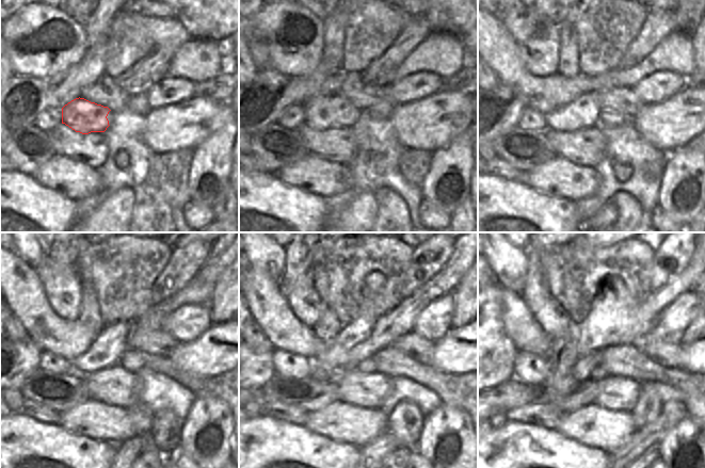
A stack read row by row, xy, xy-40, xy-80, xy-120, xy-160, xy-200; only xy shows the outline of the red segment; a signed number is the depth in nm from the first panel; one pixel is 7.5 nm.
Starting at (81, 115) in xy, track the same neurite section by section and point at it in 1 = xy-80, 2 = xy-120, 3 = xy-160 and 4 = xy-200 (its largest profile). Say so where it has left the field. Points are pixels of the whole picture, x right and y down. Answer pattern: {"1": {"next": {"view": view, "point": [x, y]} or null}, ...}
{"1": {"next": {"view": "xy-80", "point": [569, 117]}}, "2": {"next": {"view": "xy-120", "point": [93, 359]}}, "3": {"next": {"view": "xy-160", "point": [359, 331]}}, "4": {"next": {"view": "xy-200", "point": [611, 321]}}}

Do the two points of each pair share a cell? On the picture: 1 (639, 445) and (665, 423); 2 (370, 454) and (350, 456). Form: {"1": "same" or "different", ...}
{"1": "same", "2": "different"}

